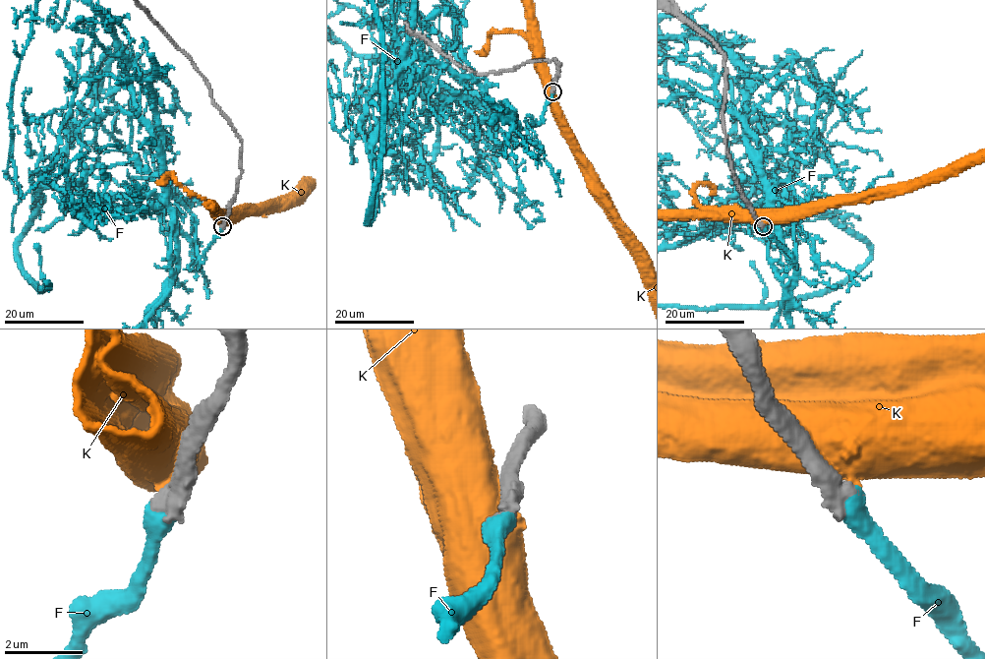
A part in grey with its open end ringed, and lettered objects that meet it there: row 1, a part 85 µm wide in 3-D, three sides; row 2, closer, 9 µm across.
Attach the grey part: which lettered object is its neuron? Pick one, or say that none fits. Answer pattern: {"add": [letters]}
{"add": ["F"]}

